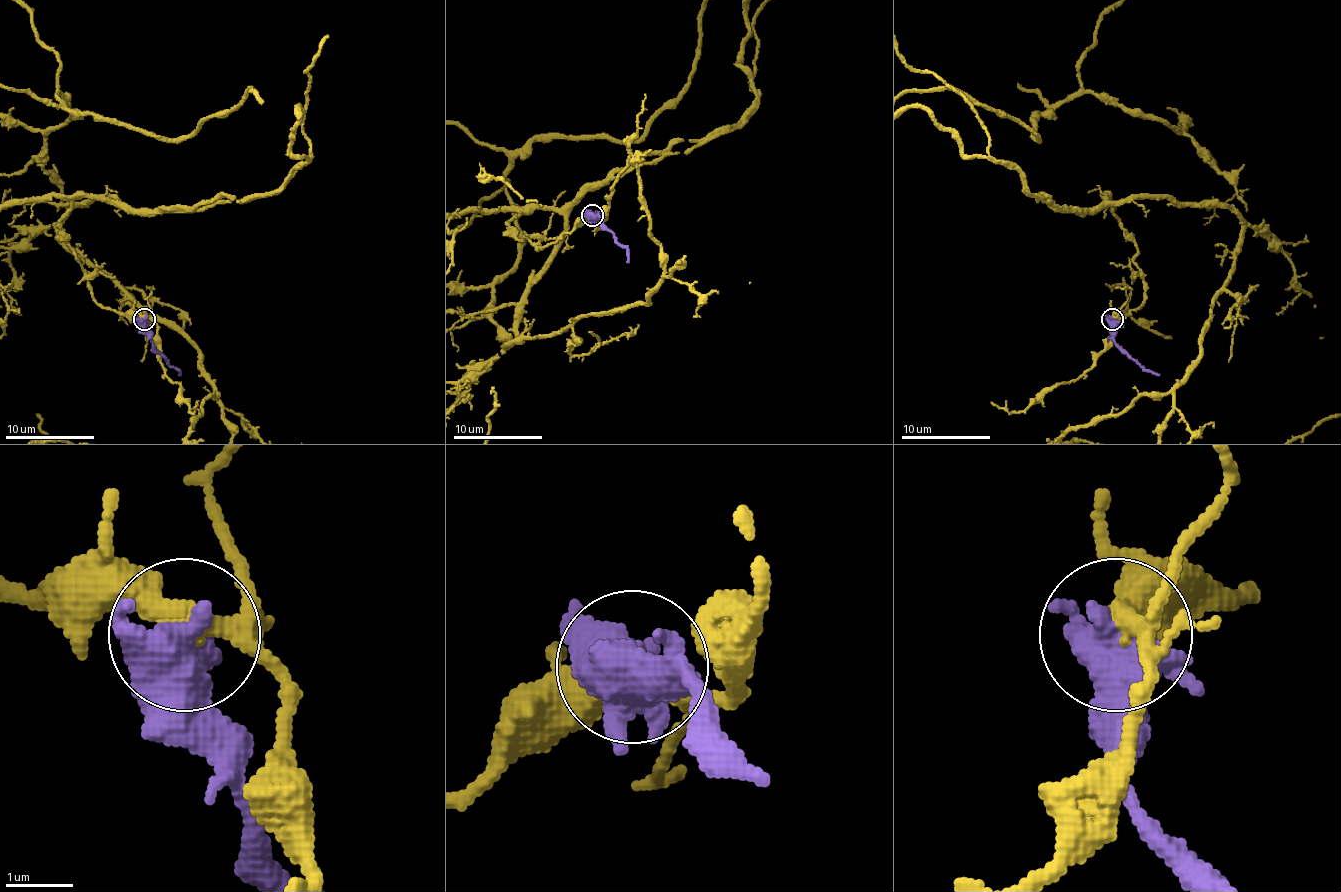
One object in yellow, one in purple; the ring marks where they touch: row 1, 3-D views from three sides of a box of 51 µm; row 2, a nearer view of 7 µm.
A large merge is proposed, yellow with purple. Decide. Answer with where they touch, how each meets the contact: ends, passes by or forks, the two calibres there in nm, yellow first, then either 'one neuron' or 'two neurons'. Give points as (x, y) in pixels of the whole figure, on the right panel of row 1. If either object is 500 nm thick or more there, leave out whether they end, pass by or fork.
at (1112, 319); yellow passes by; purple forks there; 340 nm thick on the yellow side, 480 nm on the other; two neurons

